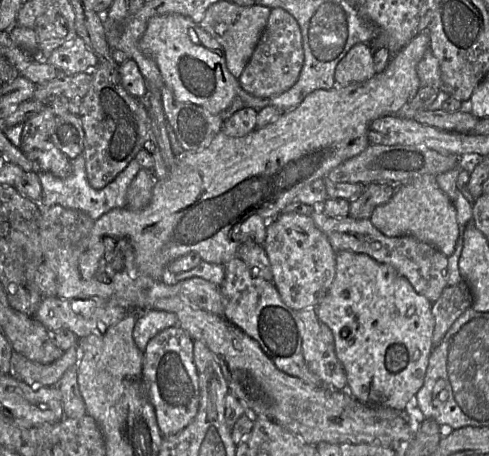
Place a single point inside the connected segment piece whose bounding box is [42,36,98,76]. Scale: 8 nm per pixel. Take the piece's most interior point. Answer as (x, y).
(73, 57)

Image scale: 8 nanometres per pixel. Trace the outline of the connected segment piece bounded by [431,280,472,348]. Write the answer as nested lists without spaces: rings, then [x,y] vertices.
[[[461,280],[443,289],[439,298],[431,306],[434,318],[433,348],[441,342],[454,321],[471,305],[472,295],[465,281]]]

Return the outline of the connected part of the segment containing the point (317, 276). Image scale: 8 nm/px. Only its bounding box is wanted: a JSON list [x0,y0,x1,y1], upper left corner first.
[262,211,336,310]

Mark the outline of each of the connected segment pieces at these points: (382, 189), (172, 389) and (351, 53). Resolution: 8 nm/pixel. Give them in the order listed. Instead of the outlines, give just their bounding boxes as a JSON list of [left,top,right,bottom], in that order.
[[349,183,394,219],[142,326,199,437],[335,44,376,86]]

